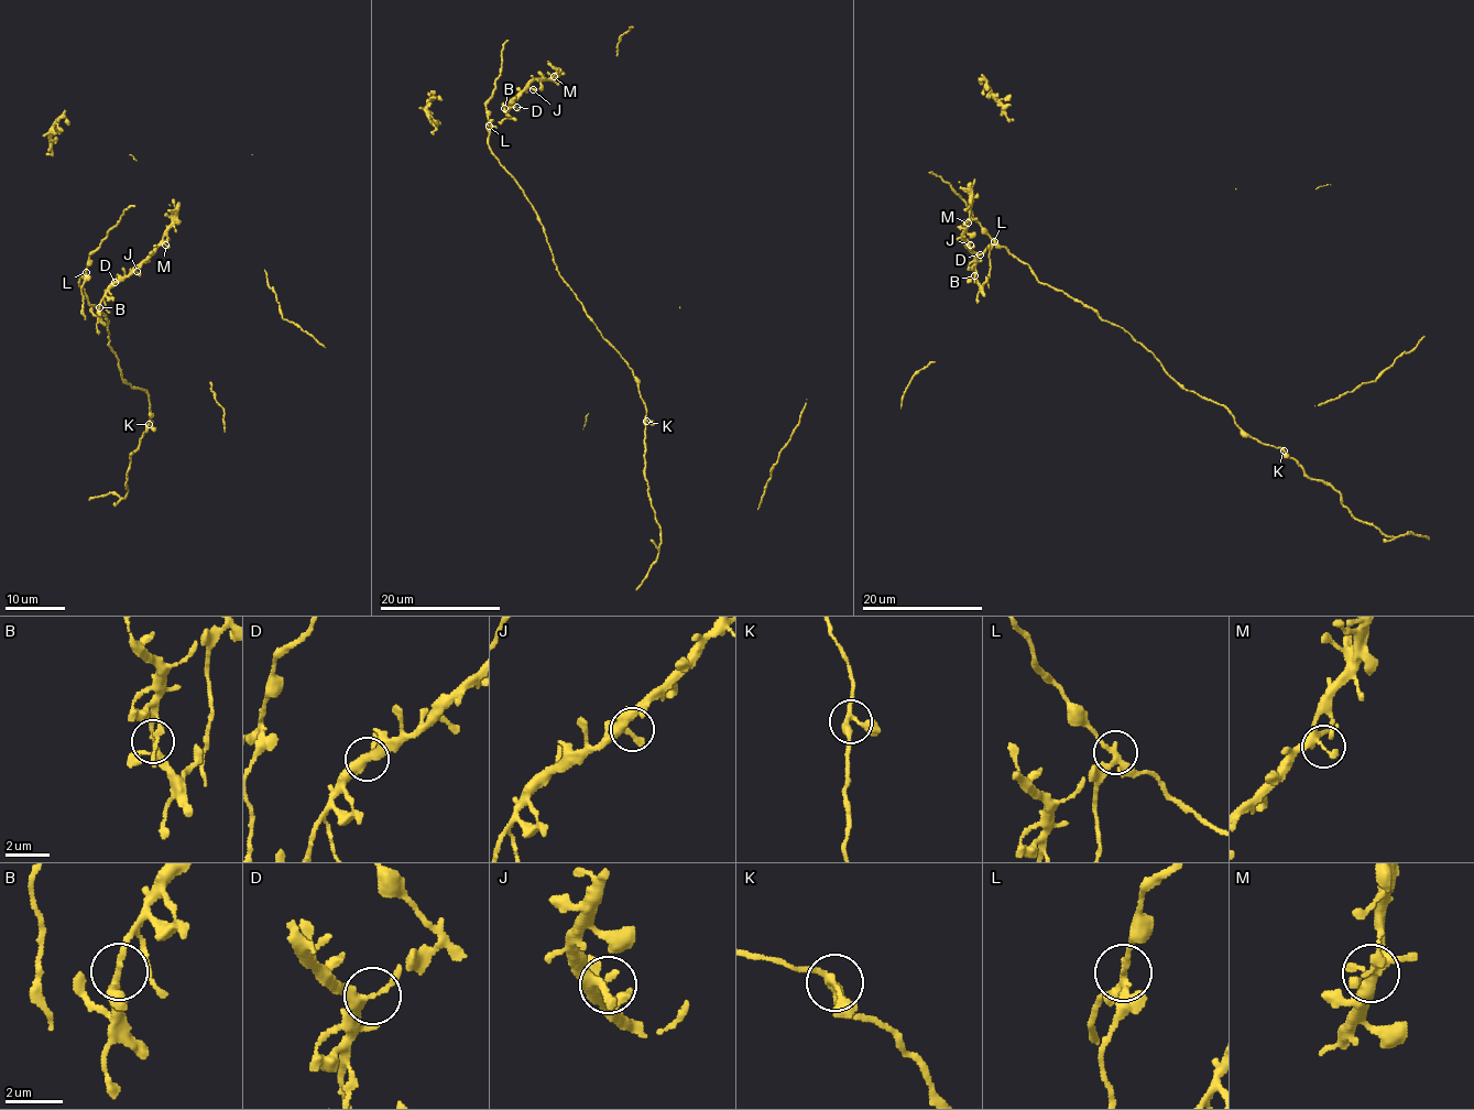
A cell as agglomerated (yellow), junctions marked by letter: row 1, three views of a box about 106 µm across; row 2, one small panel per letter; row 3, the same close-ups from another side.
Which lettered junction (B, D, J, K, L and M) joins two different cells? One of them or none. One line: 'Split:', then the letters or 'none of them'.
Split: L

